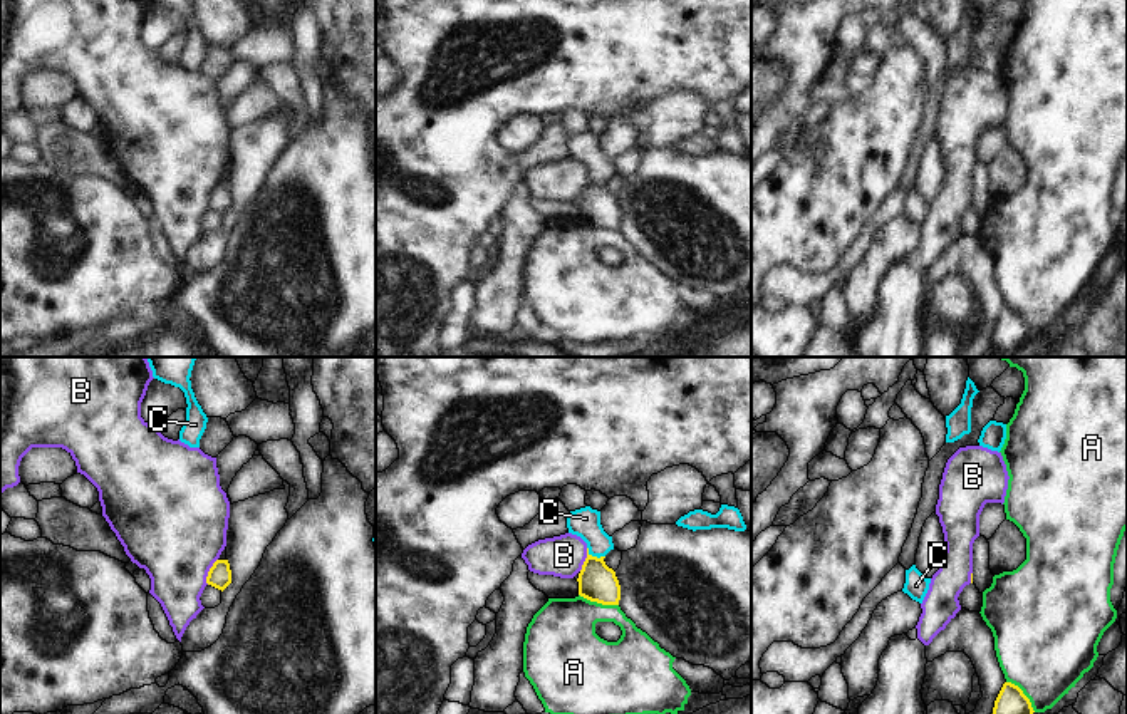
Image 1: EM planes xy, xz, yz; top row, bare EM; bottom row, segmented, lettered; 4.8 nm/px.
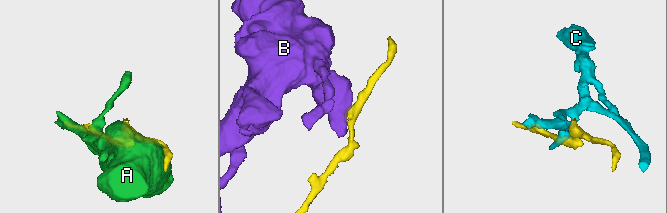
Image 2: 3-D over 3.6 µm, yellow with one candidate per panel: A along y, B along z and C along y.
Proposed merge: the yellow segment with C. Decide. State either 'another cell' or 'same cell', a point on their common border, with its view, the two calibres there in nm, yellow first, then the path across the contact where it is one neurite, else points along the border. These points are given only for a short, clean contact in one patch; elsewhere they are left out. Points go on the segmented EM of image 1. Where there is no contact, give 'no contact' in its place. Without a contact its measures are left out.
same cell; contact xz (594, 557); calibres 180 and 140 nm; way xz (597, 582), (594, 557), (594, 535), (586, 522)

